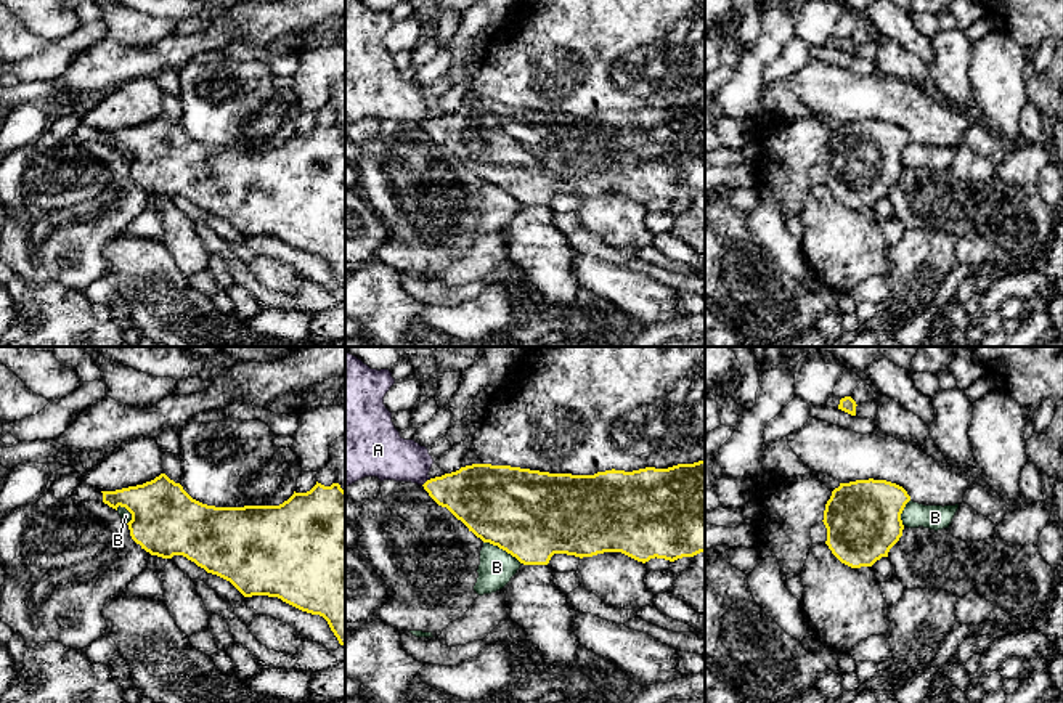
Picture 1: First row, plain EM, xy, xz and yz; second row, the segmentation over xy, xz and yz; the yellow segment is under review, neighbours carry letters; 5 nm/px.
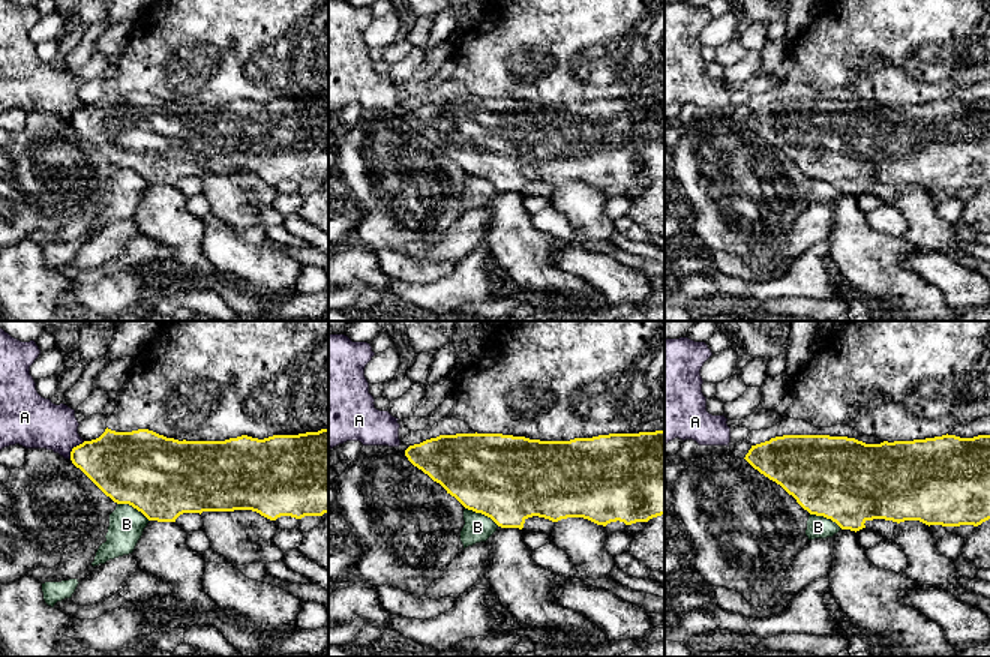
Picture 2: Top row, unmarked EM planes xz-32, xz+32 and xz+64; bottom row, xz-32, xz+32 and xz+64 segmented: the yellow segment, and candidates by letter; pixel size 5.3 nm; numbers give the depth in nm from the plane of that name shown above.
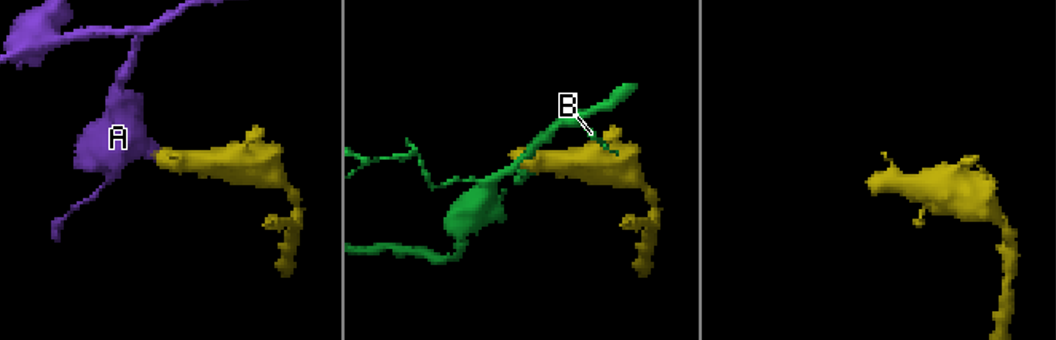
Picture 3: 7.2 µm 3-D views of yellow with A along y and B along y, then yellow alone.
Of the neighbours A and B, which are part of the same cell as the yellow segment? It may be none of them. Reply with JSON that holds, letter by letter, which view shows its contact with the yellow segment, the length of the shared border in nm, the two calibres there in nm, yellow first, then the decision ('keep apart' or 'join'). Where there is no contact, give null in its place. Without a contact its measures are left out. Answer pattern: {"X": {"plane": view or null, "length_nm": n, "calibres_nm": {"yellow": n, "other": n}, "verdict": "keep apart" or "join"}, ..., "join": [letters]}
{"A": {"plane": "xz", "length_nm": 60, "calibres_nm": {"yellow": 300, "other": 240}, "verdict": "keep apart"}, "B": {"plane": "xz", "length_nm": 220, "calibres_nm": {"yellow": 440, "other": 180}, "verdict": "keep apart"}, "join": []}

